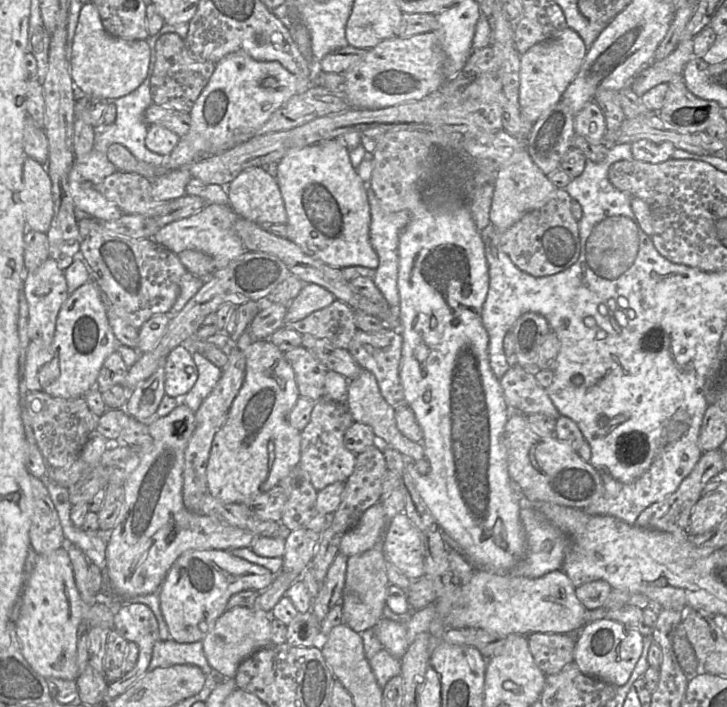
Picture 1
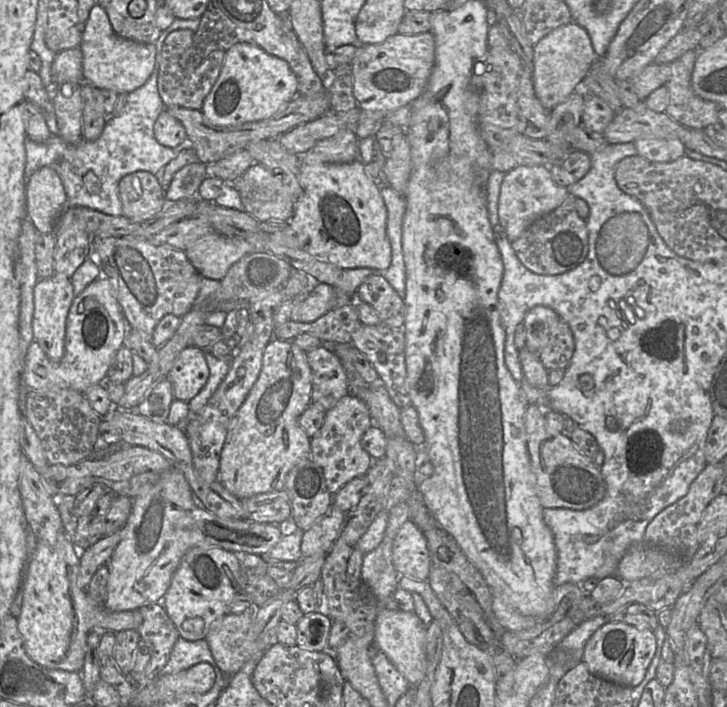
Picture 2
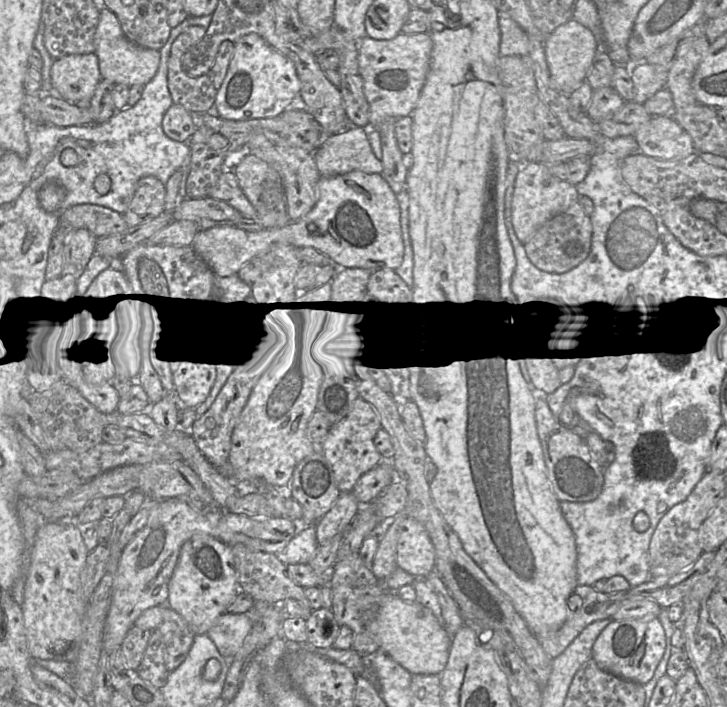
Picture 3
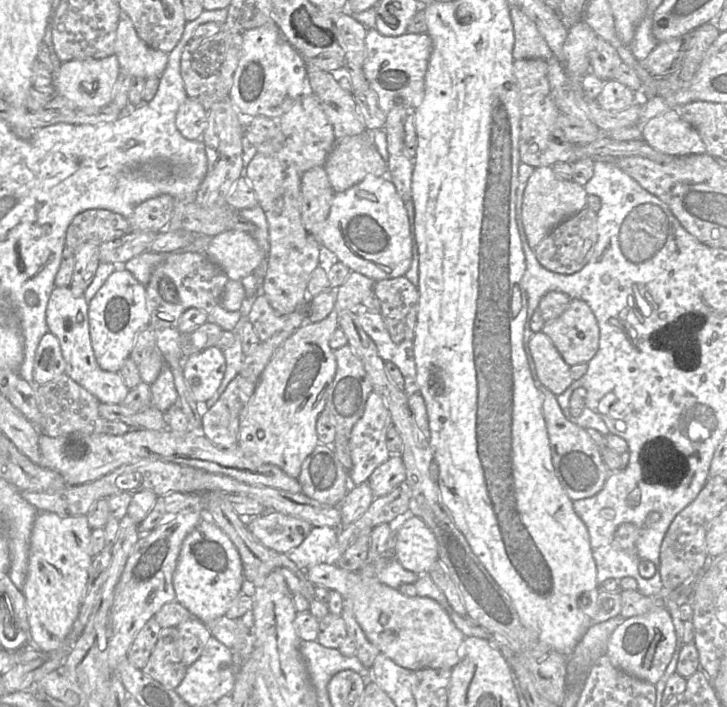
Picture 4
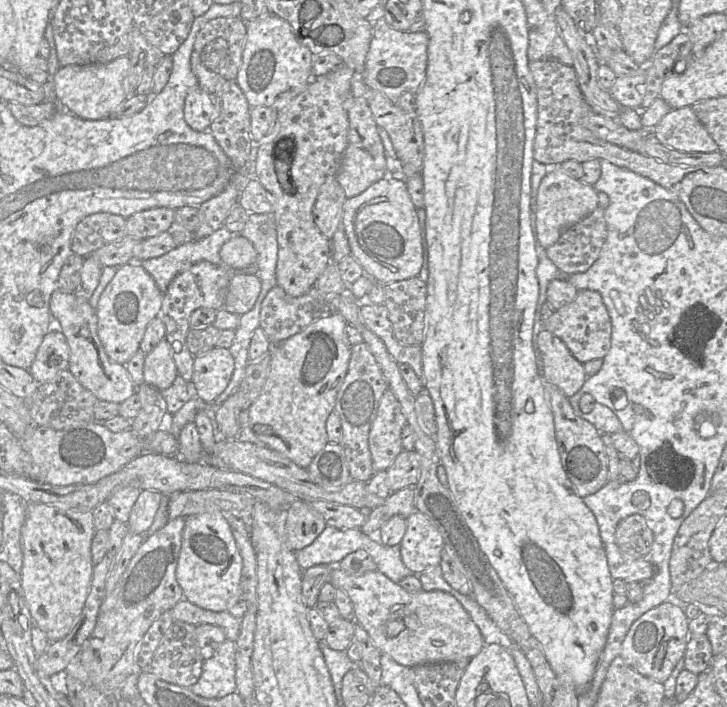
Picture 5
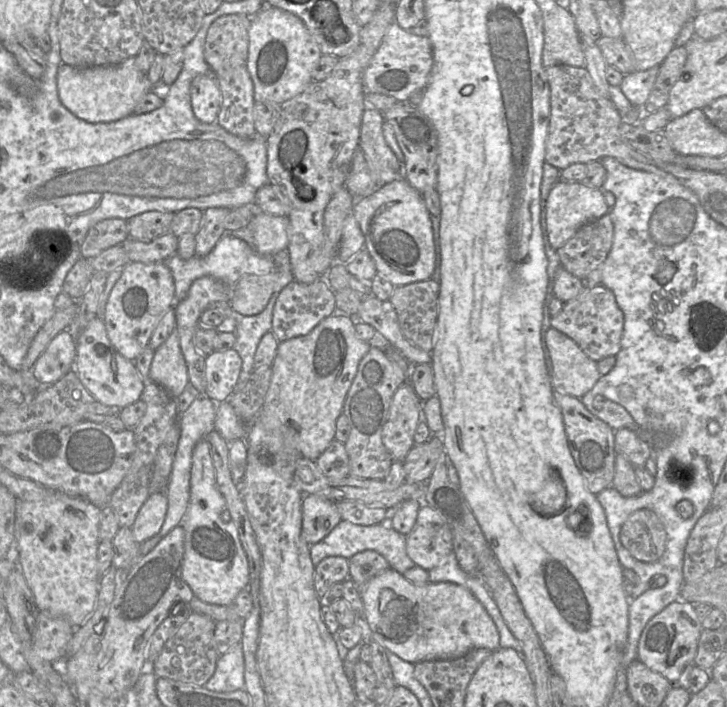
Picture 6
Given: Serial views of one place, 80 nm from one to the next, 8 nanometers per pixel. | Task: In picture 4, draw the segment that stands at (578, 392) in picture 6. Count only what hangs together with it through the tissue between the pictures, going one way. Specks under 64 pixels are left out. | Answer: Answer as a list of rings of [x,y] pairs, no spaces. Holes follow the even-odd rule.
[[[542,331],[535,332],[527,344],[527,353],[535,364],[539,381],[550,392],[559,395],[566,391],[573,379],[570,365],[562,358],[551,339]]]

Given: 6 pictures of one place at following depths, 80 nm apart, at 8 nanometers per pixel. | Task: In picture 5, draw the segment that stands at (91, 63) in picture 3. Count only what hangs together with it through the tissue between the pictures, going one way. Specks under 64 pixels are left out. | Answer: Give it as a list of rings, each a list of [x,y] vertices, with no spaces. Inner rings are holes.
[[[128,56],[99,64],[65,65],[52,77],[53,93],[62,107],[85,120],[101,120],[112,117],[114,110],[127,99],[123,82],[130,69]]]

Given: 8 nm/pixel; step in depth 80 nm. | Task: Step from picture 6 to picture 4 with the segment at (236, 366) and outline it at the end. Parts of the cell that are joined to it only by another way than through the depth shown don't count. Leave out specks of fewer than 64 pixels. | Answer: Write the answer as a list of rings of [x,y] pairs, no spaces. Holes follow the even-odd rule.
[[[217,346],[185,357],[182,372],[190,397],[196,402],[210,399],[221,385],[225,370],[223,350]]]

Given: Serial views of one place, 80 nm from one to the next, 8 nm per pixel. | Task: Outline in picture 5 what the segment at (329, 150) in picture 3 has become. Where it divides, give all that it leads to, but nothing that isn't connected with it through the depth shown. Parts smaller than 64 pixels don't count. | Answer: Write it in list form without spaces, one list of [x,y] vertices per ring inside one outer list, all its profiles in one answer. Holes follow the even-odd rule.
[[[349,143],[336,181],[348,199],[361,194],[373,183],[385,177],[387,170],[388,163],[385,157],[375,157],[359,146]]]

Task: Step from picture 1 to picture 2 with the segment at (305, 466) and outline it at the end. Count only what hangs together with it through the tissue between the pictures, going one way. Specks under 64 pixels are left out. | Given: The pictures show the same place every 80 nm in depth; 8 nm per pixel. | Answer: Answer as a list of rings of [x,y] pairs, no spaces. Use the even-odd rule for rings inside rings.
[[[354,394],[344,396],[325,412],[322,427],[310,438],[309,457],[323,469],[330,492],[335,493],[355,477],[366,474],[373,463],[373,458],[361,444],[363,434],[371,426],[372,419],[367,405]]]

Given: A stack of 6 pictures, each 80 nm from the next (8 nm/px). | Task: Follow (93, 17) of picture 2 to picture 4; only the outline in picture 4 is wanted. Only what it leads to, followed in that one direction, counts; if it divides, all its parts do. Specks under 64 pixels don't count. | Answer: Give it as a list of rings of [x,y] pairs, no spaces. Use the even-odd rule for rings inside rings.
[[[122,12],[114,55],[118,58],[121,74],[134,79],[160,77],[168,61],[168,53],[152,48],[141,40],[132,21]]]

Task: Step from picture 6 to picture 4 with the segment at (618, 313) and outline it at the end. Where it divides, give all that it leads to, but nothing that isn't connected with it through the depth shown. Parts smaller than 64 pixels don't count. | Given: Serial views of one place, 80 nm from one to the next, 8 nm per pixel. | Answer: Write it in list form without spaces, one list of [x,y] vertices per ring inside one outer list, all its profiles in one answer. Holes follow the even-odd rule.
[[[572,299],[567,309],[557,318],[547,321],[540,330],[546,334],[570,366],[588,363],[599,348],[599,326],[589,305],[580,299]]]

